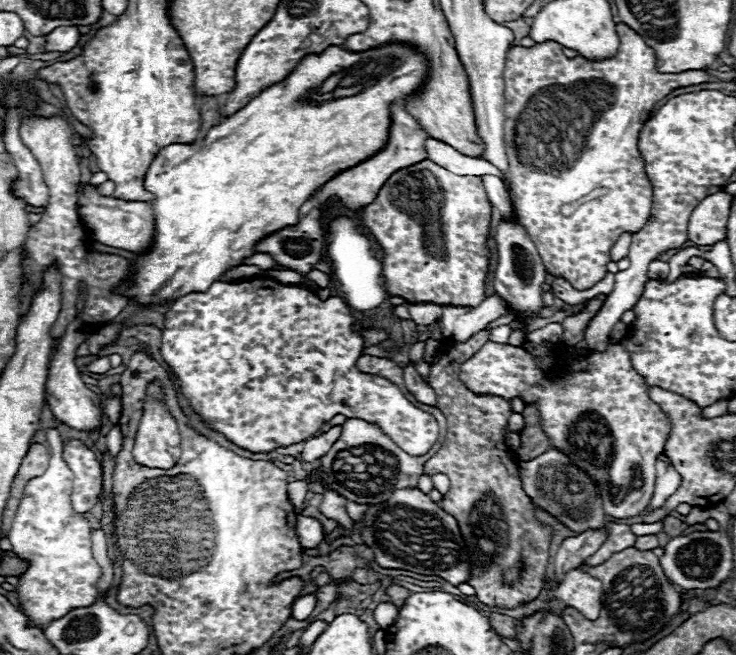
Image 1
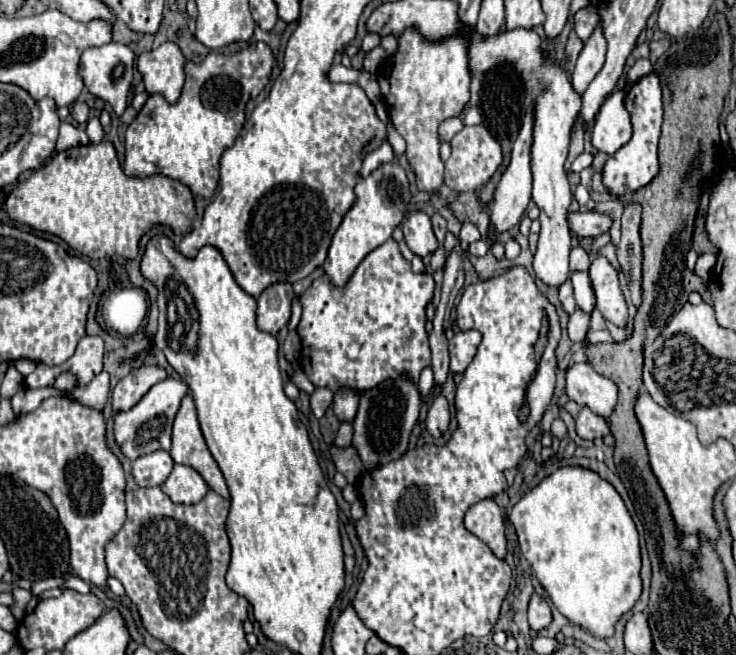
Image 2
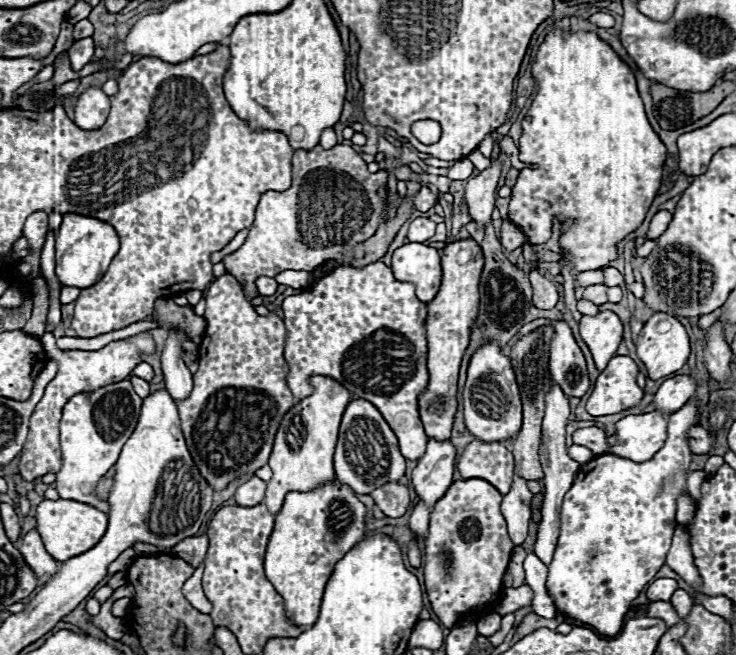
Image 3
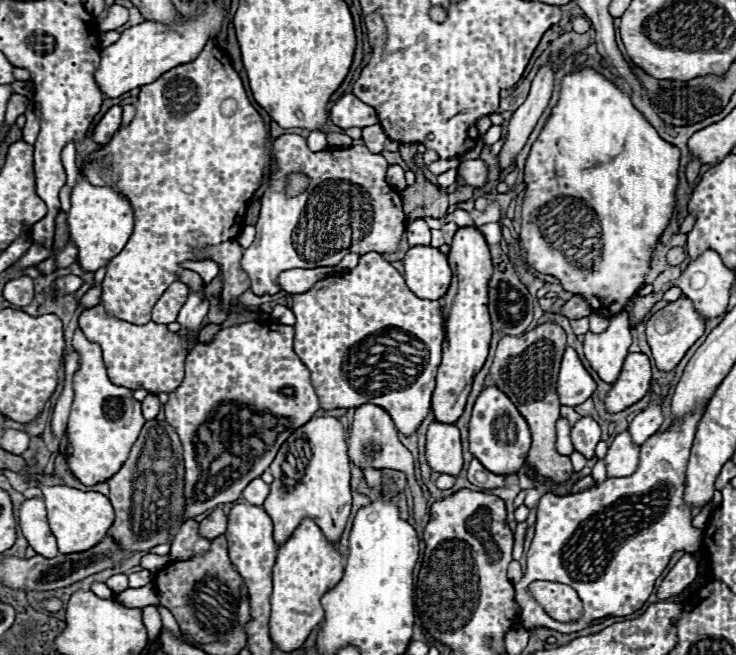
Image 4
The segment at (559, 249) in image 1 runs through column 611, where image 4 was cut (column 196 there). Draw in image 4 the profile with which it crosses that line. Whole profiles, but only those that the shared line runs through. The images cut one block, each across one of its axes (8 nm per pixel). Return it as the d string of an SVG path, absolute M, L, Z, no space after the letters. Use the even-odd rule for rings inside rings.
M208 40L194 62L176 66L156 82L142 86L134 108L134 120L122 126L106 146L90 152L80 172L94 186L112 186L128 198L134 210L134 230L126 244L128 248L124 246L106 266L100 306L106 308L108 316L118 320L146 324L164 290L180 280L184 272L182 262L196 260L196 248L222 244L222 240L232 240L240 234L248 200L260 188L264 172L268 164L272 164L272 156L266 148L266 124L248 100L230 58L226 58L214 40Z

